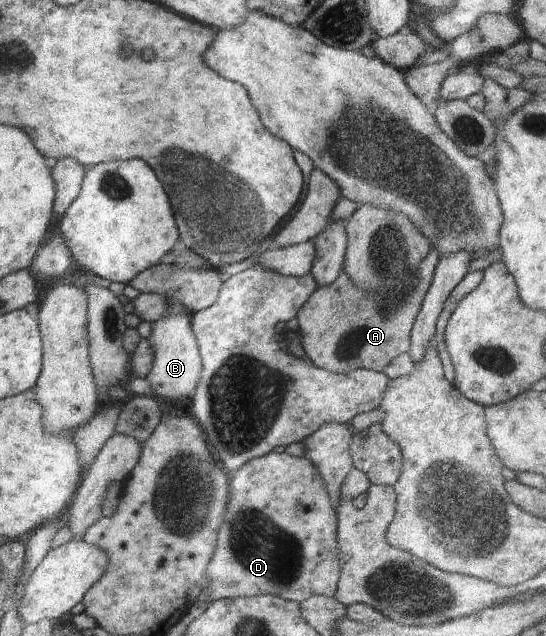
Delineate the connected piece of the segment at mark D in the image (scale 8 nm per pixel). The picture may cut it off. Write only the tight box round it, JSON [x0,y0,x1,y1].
[202,449,340,604]

